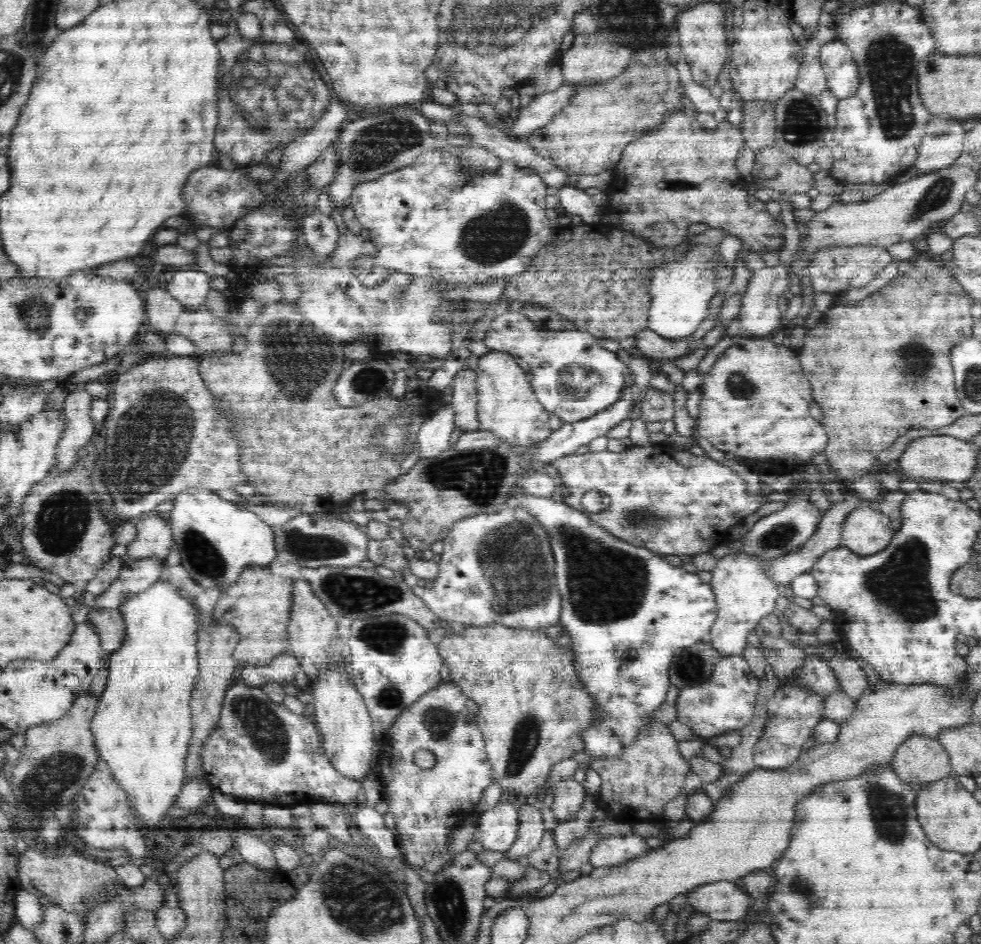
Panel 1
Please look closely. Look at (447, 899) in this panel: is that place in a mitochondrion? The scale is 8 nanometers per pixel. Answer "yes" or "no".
yes

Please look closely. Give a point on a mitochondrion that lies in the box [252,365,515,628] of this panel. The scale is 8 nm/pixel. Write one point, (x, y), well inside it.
(479, 475)

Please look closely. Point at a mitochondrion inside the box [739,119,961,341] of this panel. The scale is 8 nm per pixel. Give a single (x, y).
(933, 198)

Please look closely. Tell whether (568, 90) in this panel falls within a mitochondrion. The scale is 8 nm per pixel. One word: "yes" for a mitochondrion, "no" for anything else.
no

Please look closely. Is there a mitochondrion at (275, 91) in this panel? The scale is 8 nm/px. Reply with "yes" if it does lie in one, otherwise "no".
yes

